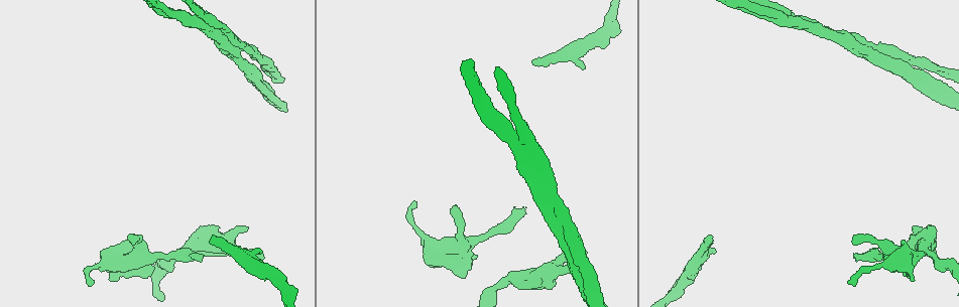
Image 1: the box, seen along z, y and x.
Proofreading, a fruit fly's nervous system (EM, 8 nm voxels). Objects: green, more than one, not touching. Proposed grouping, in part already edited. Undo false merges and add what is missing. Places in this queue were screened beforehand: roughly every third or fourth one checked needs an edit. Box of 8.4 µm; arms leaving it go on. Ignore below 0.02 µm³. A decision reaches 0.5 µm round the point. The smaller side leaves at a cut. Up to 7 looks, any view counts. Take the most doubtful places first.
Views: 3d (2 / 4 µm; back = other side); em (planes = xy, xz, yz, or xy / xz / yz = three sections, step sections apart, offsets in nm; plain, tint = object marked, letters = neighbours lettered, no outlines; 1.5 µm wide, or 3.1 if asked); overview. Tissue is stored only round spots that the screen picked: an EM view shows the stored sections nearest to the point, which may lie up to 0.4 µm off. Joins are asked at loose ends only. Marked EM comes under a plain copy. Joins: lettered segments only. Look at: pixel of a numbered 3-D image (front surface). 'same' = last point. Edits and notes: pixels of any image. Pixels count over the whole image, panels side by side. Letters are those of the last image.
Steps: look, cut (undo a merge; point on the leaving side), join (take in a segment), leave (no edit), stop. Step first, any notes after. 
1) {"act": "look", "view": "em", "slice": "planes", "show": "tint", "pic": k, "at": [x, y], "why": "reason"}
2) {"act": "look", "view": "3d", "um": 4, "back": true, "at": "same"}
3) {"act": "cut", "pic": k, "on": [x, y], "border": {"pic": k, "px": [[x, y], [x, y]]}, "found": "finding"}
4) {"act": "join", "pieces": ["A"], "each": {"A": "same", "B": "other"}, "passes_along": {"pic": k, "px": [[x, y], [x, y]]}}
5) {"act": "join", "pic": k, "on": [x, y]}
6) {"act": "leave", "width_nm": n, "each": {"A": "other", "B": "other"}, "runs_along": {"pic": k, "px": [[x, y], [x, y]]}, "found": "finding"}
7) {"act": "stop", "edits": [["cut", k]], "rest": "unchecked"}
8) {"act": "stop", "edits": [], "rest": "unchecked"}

{"act": "look", "view": "3d", "um": 2, "back": true, "pic": 1, "at": [707, 236], "why": "branch stops here"}

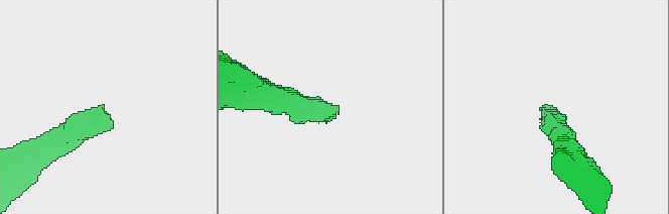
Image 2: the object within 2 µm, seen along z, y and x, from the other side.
{"act": "look", "view": "em", "slice": "planes", "show": "letters", "pic": 2, "at": [555, 108]}

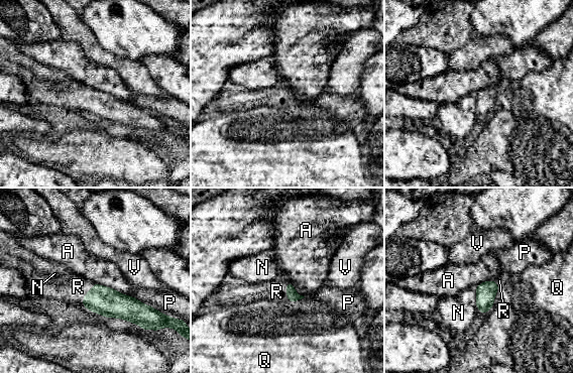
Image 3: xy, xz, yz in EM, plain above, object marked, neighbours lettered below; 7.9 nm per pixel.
{"act": "join", "pieces": ["R"], "each": {"A": "other", "N": "other", "P": "other", "Q": "other", "R": "same", "V": "other"}, "found": "the neuron continues"}

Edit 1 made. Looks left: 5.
{"act": "look", "view": "3d", "um": 2, "pic": 1, "at": [524, 209], "why": "an open end"}

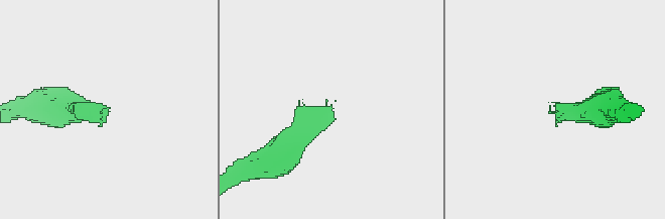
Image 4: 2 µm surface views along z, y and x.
{"act": "look", "view": "em", "slice": "planes", "show": "letters", "pic": 4, "at": [556, 124], "why": "need the tissue"}

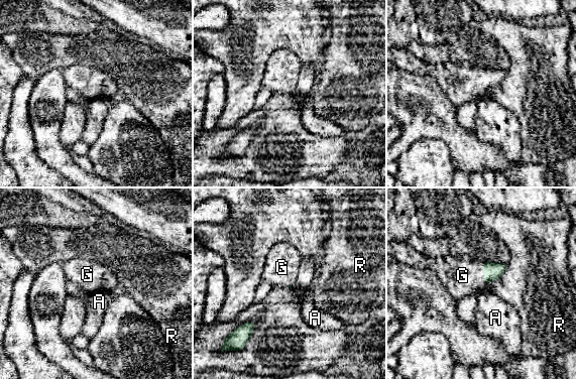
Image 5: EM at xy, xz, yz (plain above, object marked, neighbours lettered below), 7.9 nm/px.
{"act": "join", "pieces": ["G"], "longest_contact_nm": ["R", 240], "each": {"A": "other", "G": "same", "R": "other"}, "passes_along": {"pic": 5, "px": [[492, 271], [484, 273], [462, 275]]}, "found": "the neuron continues"}

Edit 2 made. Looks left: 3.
{"act": "look", "view": "3d", "um": 4, "pic": 1, "at": [262, 258], "why": "branch stops here"}

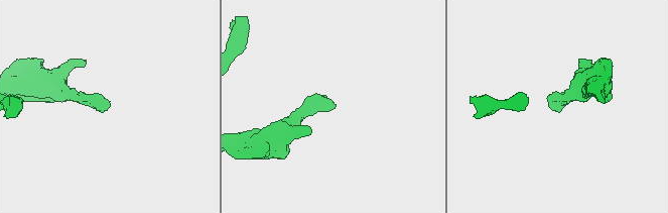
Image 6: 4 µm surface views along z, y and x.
{"act": "look", "view": "em", "slice": "planes", "show": "letters", "pic": 6, "at": [108, 108], "why": "shape alone is not enough"}

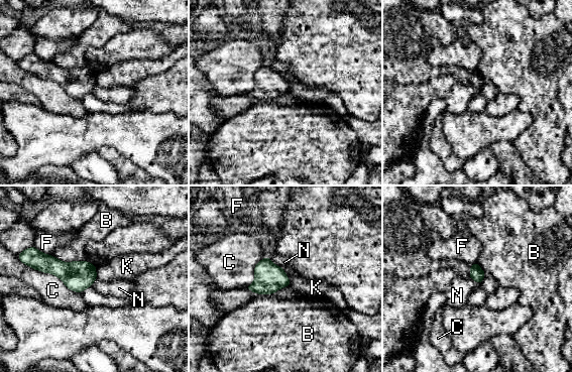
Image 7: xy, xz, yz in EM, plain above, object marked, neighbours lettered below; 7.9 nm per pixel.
{"act": "leave", "longest_contact_nm": ["C", 500], "each": {"B": "other", "C": "other", "F": "other", "K": "other", "N": "other"}, "border": {"pic": 7, "px": [[268, 256], [284, 271], [291, 281]]}, "found": "no lettered segment goes on from it"}

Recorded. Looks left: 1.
{"act": "stop", "edits": [["join", 3], ["join", 5]], "rest": "unchecked"}

